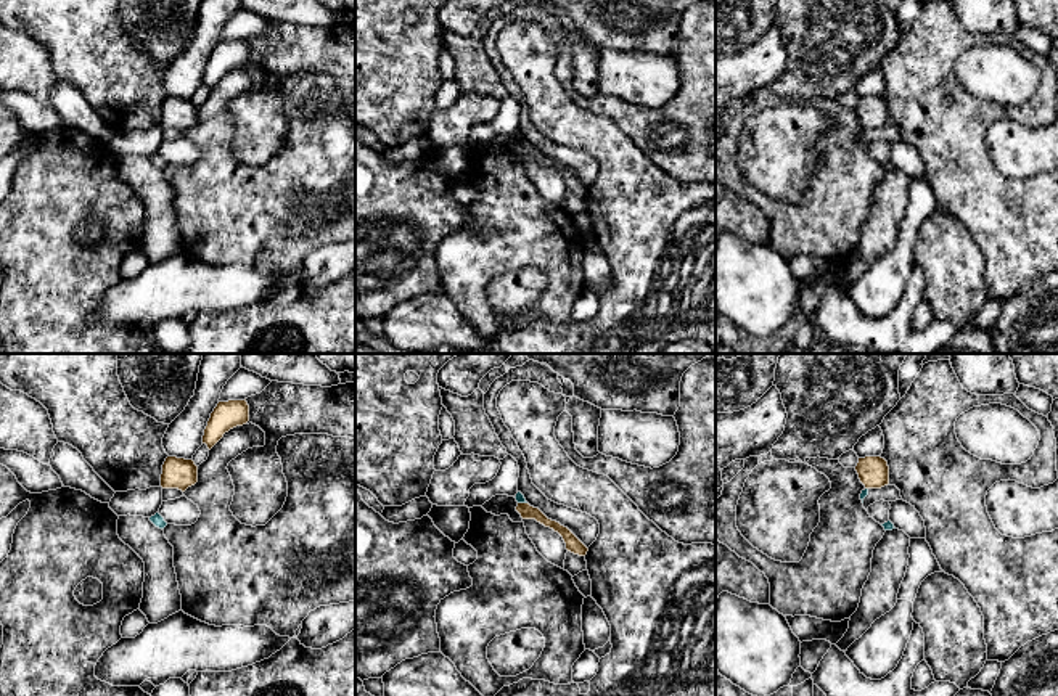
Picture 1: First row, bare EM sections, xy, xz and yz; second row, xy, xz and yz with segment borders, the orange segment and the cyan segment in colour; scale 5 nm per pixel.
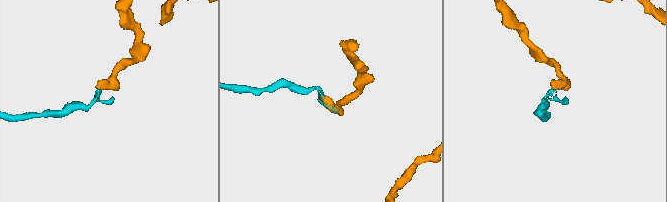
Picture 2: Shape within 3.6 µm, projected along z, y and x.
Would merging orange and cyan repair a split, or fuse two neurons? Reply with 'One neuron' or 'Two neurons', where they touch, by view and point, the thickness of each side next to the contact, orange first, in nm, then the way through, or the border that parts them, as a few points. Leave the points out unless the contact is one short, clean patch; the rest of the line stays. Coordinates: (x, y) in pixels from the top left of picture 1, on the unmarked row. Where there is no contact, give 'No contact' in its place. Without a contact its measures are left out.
Two neurons. Touches orange at xz (523, 143). Thickness 70 nm (orange) against 50 nm. Boundary: xz (518, 142), (526, 143)

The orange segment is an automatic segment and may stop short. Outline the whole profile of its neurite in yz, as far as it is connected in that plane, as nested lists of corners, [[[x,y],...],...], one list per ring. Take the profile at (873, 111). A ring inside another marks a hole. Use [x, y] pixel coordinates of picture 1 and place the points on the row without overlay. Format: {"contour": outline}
{"contour": [[[881,96],[859,98],[855,111],[865,129],[881,129],[889,124],[889,106]]]}

